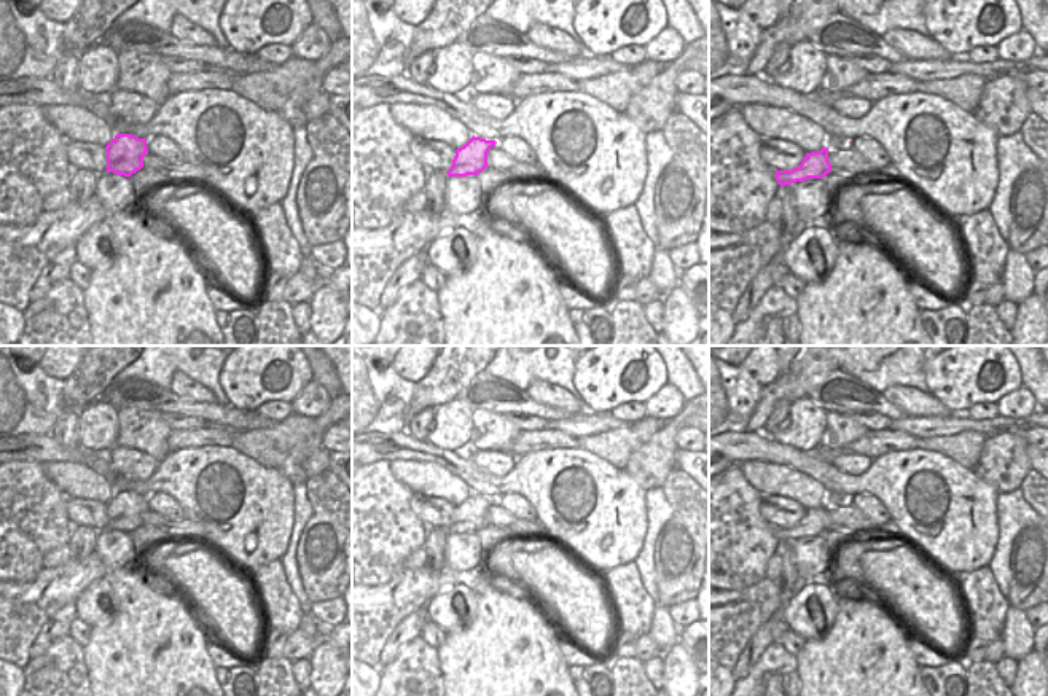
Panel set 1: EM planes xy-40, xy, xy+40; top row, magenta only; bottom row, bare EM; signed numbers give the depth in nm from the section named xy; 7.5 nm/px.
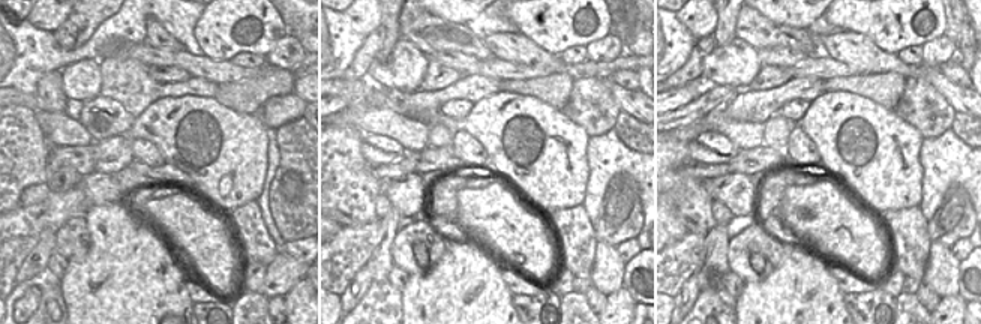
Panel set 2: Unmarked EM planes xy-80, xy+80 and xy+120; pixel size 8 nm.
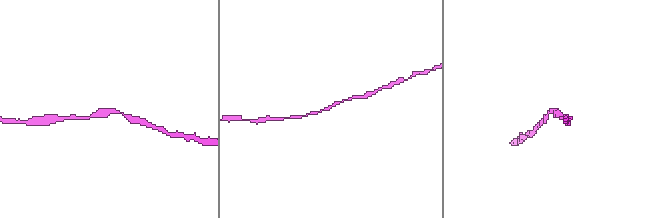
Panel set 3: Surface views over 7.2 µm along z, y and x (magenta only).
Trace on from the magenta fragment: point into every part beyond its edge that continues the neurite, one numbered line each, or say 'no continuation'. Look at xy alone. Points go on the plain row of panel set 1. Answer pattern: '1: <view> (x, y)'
no continuation

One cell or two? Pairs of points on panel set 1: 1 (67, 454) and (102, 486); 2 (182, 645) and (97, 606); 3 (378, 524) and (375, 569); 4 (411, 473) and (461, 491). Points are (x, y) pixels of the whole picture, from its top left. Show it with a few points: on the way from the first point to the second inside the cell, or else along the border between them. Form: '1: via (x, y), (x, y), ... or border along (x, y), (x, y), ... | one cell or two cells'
1: border along (43, 462), (82, 462), (107, 480) | two cells
2: border along (105, 577), (117, 601), (115, 618), (91, 628) | two cells
3: via (375, 535), (375, 558) | one cell
4: via (424, 478), (448, 486) | one cell

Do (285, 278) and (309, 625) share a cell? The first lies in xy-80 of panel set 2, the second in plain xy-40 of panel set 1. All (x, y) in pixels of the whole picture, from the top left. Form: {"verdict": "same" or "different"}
{"verdict": "different"}

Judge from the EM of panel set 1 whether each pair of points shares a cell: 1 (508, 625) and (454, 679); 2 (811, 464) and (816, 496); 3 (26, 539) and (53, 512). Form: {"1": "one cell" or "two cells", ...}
{"1": "one cell", "2": "two cells", "3": "one cell"}

